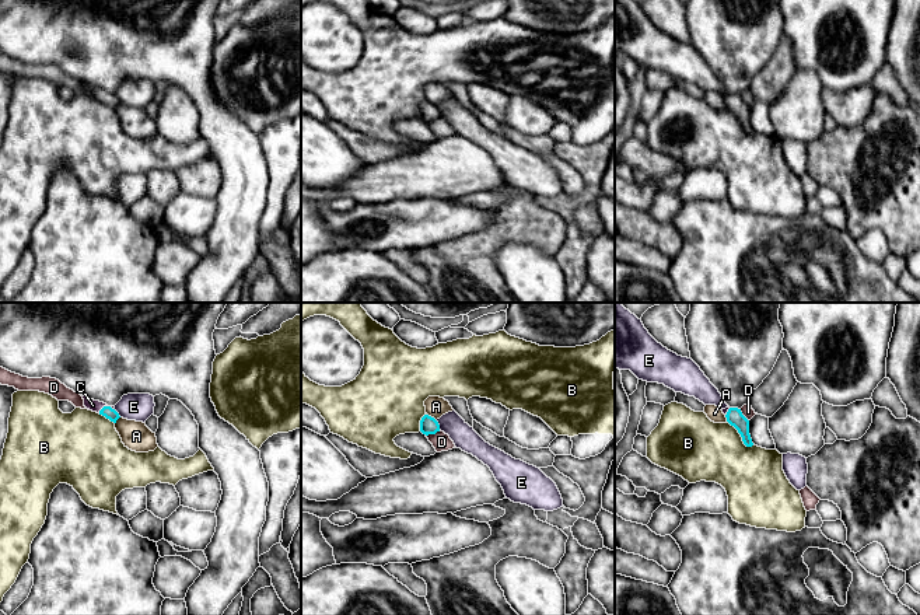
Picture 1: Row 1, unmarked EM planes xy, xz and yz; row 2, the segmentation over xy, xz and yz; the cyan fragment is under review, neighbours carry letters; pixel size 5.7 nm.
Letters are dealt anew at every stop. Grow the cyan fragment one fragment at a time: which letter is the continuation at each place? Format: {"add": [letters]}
{"add": ["C"]}

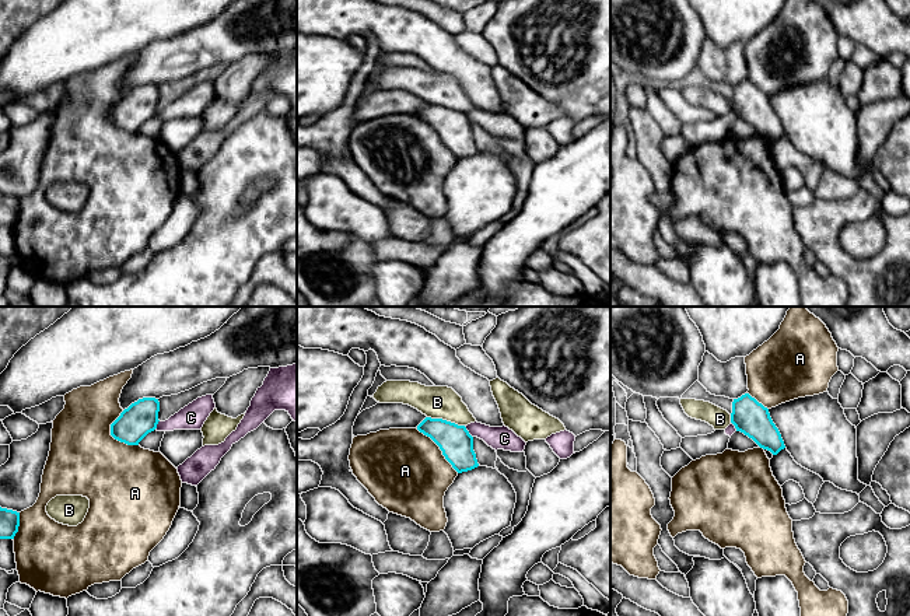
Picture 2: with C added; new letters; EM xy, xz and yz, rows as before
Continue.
{"add": []}

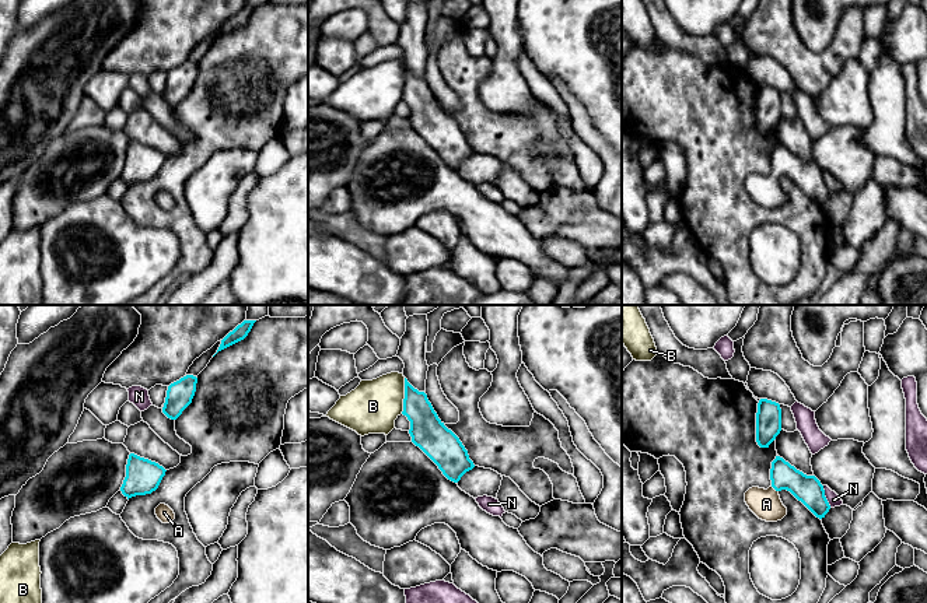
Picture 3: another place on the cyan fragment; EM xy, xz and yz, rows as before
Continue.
{"add": ["A"]}

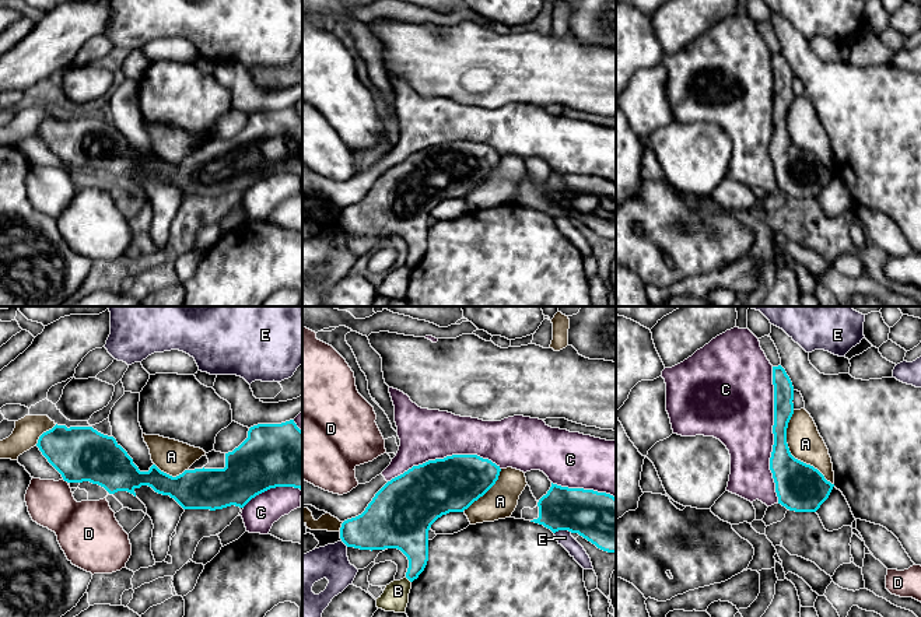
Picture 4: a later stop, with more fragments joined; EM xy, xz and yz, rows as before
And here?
{"add": []}

